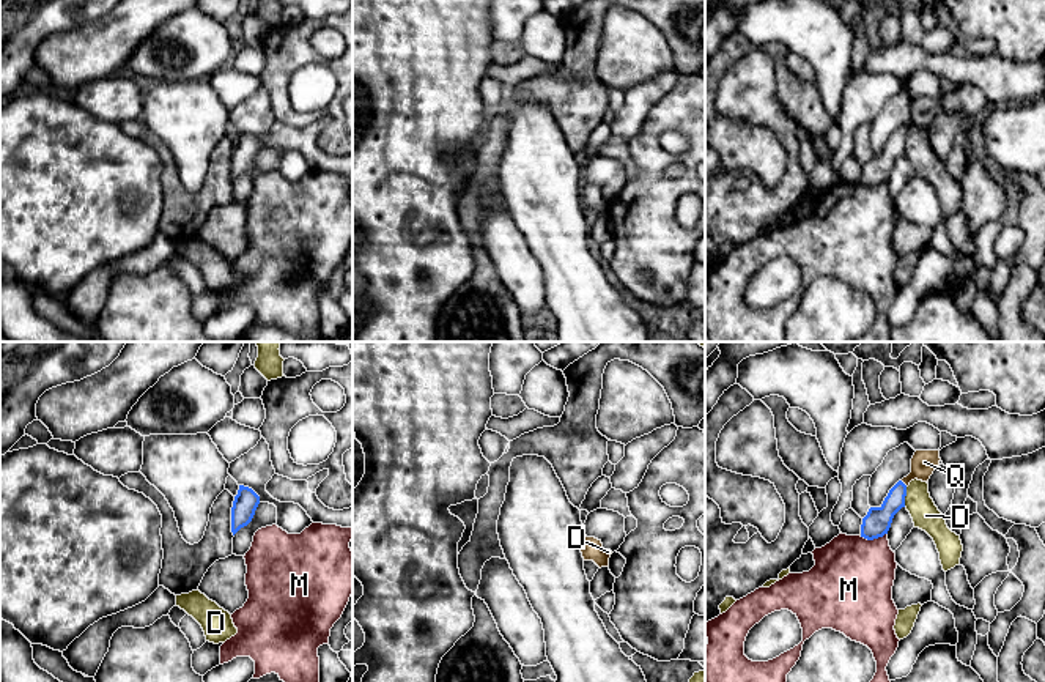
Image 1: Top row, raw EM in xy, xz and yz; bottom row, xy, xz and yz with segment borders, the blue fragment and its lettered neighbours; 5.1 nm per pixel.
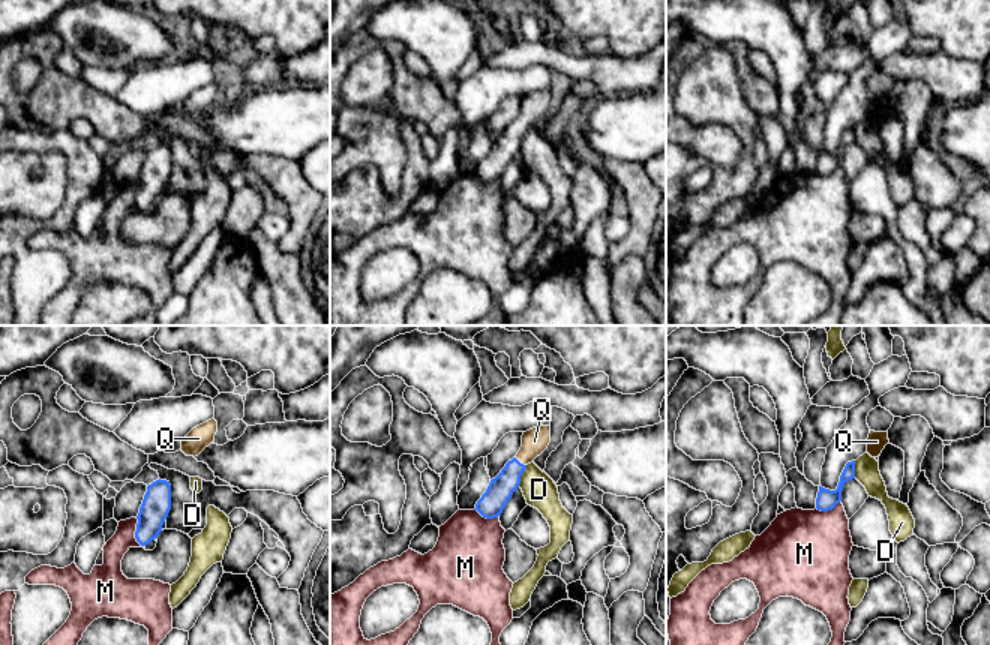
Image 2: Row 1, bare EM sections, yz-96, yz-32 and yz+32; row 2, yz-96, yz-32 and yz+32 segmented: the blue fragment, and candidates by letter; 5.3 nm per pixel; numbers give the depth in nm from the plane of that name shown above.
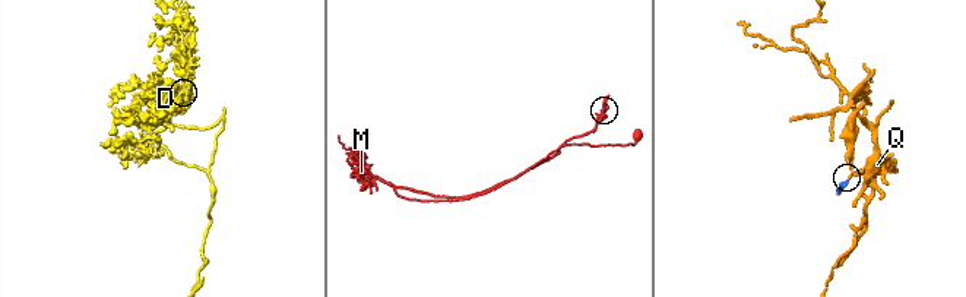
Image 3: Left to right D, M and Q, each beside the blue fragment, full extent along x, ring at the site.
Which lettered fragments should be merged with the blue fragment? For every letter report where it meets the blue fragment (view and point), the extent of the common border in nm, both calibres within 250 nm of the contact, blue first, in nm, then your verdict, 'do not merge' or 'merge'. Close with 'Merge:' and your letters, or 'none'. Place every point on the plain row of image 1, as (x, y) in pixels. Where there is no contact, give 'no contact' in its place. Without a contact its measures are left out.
D: meets blue in yz at (905, 142); contact 110 nm long; 140 nm thick on the blue side, 140 nm on the other; do not merge
M: meets blue in yz at (872, 186); contact 140 nm long; 140 nm thick on the blue side, 420 nm on the other; do not merge
Q: meets blue in yz at (902, 129); contact 50 nm long; 140 nm thick on the blue side, 130 nm on the other; merge
Merge: Q

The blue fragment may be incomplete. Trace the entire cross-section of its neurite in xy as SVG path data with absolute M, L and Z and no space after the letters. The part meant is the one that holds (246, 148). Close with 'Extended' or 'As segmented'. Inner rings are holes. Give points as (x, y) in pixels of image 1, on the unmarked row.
M239 132L231 154L231 180L233 183L247 173L260 151L260 143L249 134Z. As segmented

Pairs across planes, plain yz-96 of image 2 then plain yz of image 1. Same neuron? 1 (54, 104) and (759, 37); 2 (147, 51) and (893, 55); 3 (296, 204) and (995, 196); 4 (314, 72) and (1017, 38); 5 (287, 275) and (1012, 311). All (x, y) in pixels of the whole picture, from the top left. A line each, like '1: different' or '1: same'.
1: different
2: different
3: different
4: different
5: same

